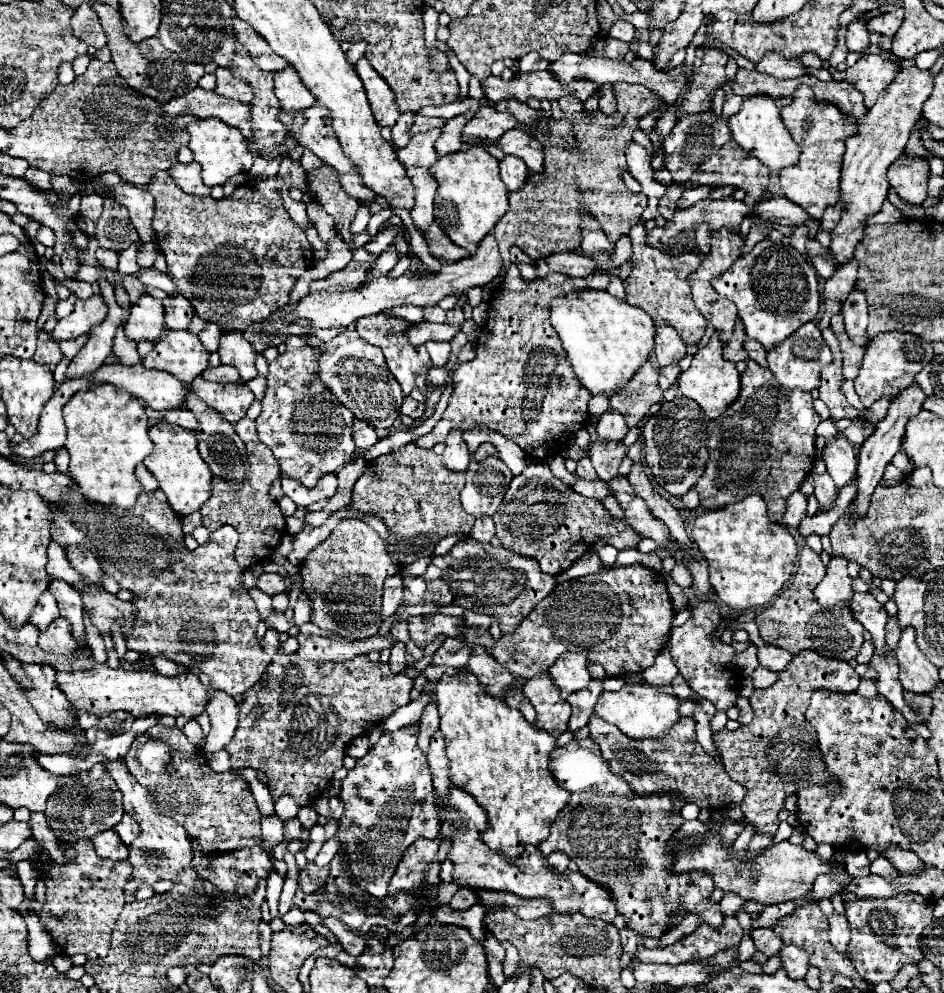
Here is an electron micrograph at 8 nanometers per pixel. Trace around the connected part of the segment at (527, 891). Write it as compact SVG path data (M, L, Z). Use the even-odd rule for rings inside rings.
M452 787L452 793L448 799L438 801L440 805L440 837L452 837L452 849L448 853L448 859L454 863L454 883L472 887L472 889L490 889L490 891L508 891L524 899L548 899L552 903L554 913L560 915L572 915L582 913L586 917L602 919L610 923L616 917L616 905L612 899L610 889L604 885L584 877L578 871L566 871L566 873L552 873L544 867L544 871L532 873L526 867L510 865L510 861L500 853L492 851L484 841L482 833L488 829L488 813L484 813L482 805L476 803L472 795L466 791Z

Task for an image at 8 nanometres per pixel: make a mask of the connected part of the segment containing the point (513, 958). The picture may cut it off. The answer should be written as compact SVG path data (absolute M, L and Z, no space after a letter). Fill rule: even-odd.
M504 943L504 949L506 949L506 959L504 959L504 963L502 963L504 975L506 975L506 977L512 977L512 973L516 971L516 967L518 967L518 963L520 963L520 957L518 957L518 951L516 951L510 943Z

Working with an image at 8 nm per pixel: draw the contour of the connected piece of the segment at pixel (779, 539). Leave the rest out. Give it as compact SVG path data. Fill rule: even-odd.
M756 493L748 495L744 501L696 517L692 541L710 563L710 583L716 595L734 611L754 609L776 597L790 579L798 559L792 533L778 523L770 523L766 503Z

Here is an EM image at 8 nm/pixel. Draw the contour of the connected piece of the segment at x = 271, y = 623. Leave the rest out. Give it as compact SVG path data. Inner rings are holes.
M274 613L270 619L266 619L266 627L274 627L276 631L288 631L290 629L290 623L286 621L286 617L284 615L278 615L278 613Z

